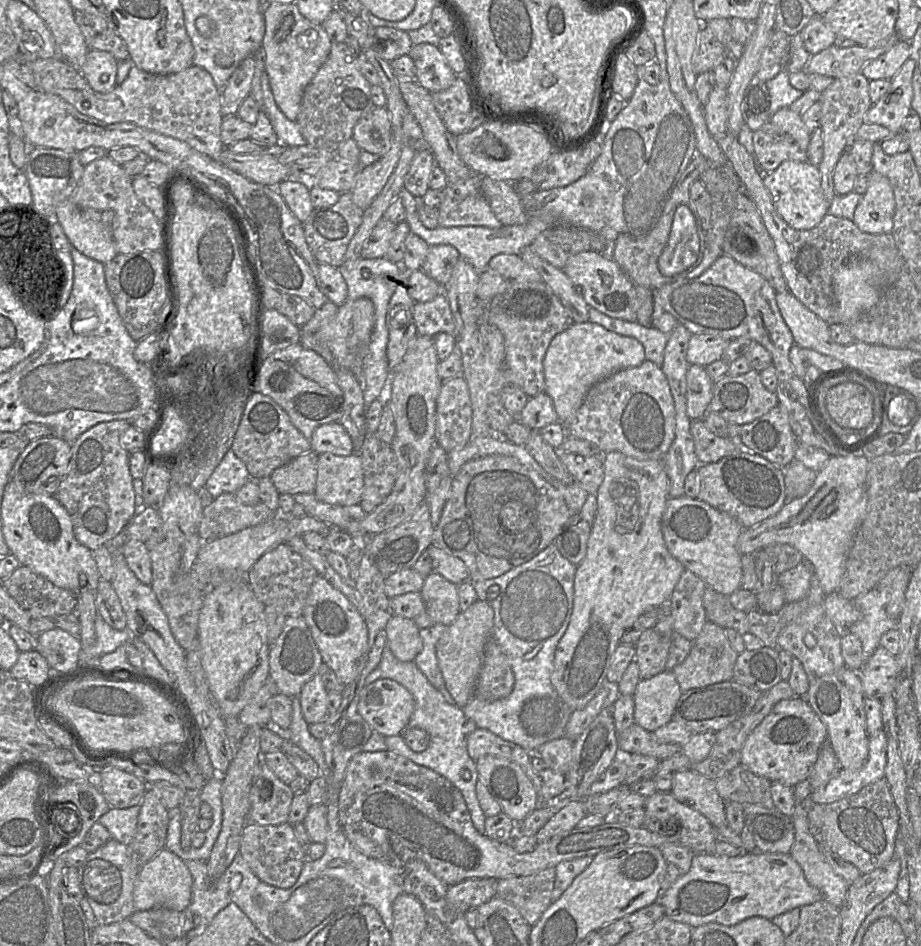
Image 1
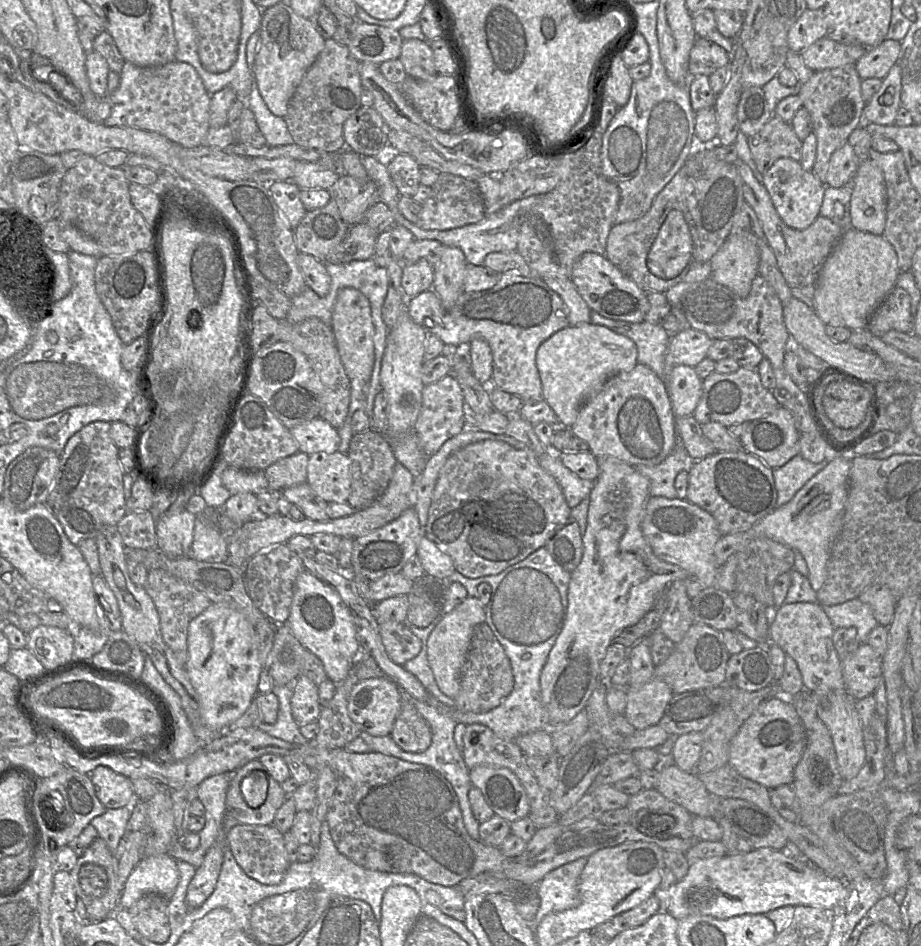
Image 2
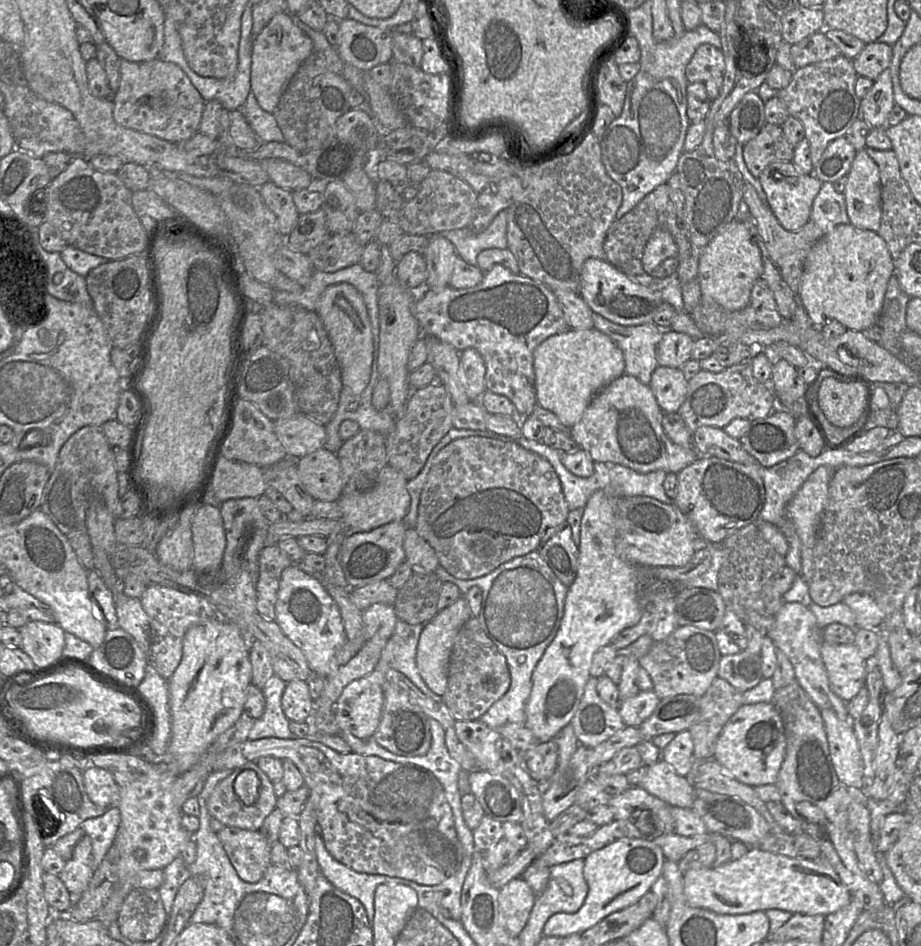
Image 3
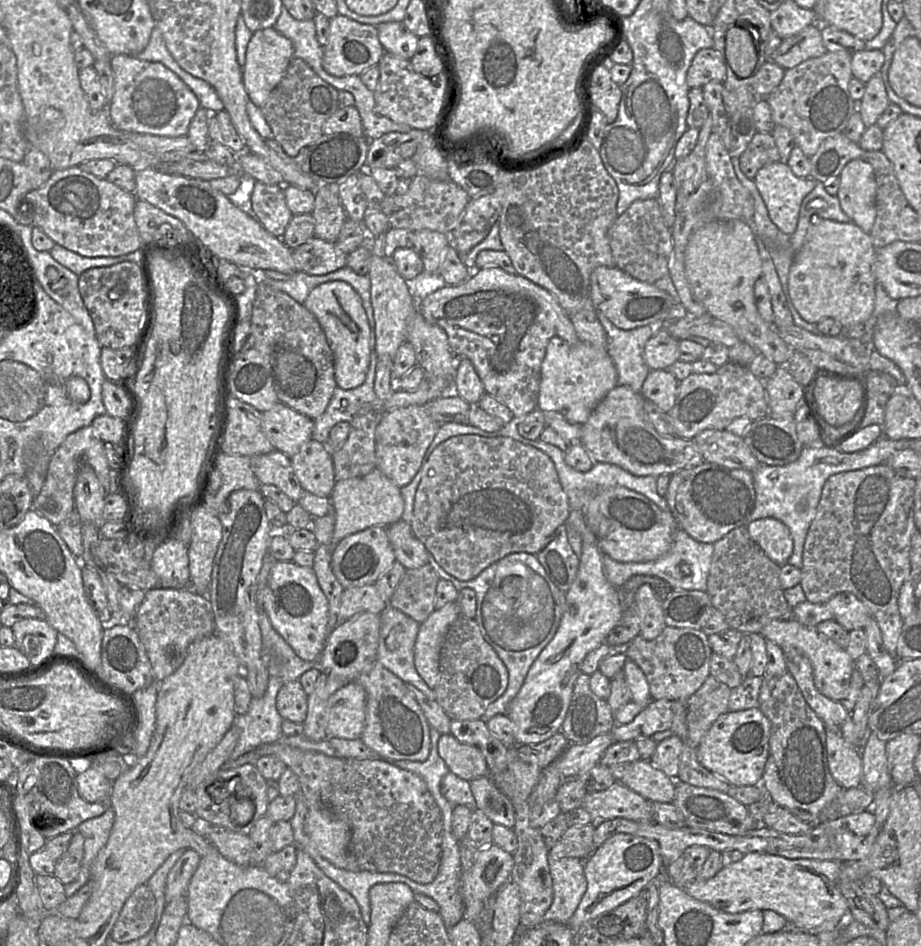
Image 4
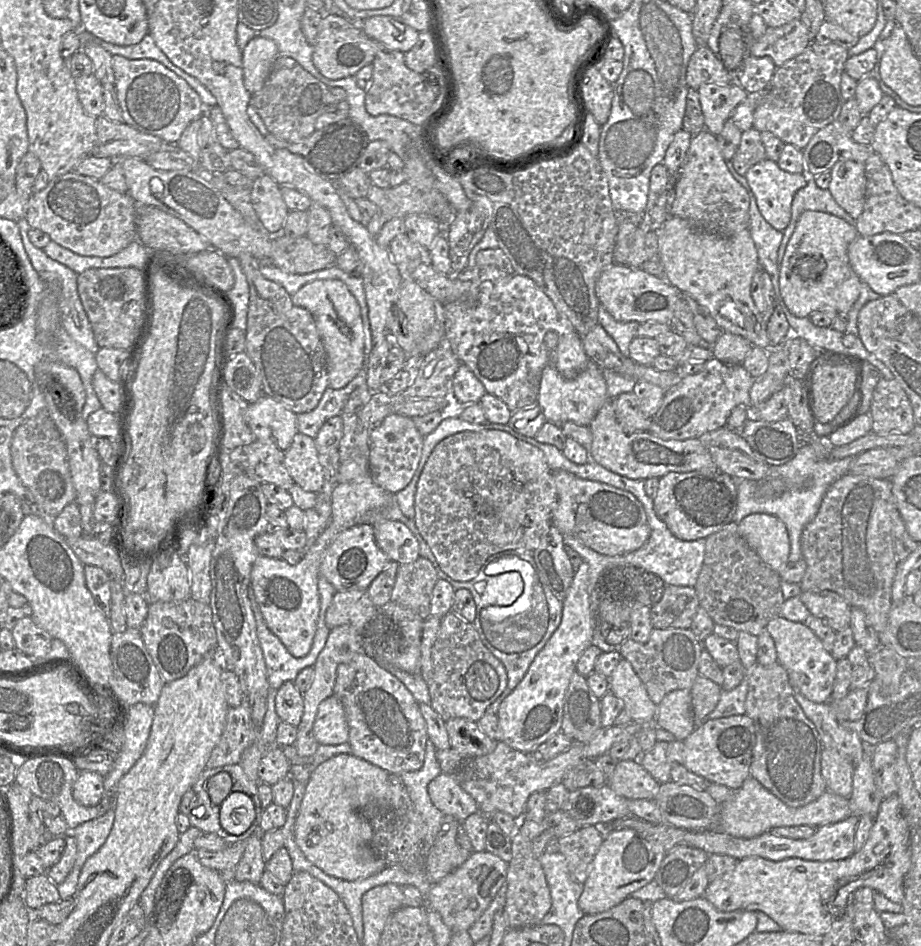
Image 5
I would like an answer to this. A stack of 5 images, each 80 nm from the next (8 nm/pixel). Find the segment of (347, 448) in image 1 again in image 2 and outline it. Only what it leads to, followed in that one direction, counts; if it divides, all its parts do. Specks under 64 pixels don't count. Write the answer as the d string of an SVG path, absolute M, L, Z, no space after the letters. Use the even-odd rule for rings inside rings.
M321 418L291 428L290 432L298 443L300 452L311 455L317 452L331 454L338 451L340 437L337 429Z

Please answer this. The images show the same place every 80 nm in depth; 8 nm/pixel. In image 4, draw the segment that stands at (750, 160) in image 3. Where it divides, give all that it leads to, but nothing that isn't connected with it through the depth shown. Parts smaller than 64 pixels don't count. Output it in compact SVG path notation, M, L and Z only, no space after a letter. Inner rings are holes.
M757 132L739 156L742 172L753 180L763 166L781 160L778 148L771 133Z

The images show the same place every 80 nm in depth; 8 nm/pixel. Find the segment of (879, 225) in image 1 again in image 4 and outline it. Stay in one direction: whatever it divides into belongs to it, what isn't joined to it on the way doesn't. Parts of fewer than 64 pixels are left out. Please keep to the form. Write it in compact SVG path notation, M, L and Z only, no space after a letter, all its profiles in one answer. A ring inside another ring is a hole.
M863 158L849 161L839 175L836 196L851 221L869 233L876 217L876 181L871 164Z

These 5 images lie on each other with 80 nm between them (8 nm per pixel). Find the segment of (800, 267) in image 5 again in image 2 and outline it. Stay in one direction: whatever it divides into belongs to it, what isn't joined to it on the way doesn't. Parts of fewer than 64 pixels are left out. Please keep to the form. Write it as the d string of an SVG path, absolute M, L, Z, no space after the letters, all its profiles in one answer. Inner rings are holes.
M850 227L819 272L813 310L826 325L865 329L871 315L896 286L900 273L897 254L883 236Z

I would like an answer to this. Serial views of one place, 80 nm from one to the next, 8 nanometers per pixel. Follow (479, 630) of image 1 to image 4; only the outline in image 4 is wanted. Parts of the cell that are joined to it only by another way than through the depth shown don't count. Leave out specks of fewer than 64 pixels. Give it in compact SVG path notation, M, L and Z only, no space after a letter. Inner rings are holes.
M451 602L433 613L420 625L414 646L417 672L434 689L440 673L440 650L450 625L461 615L457 602Z

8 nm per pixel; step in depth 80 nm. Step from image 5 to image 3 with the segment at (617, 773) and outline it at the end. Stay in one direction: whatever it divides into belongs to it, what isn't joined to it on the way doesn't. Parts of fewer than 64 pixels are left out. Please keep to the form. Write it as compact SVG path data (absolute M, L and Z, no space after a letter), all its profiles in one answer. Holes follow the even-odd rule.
M659 760L646 767L639 787L667 802L671 806L692 808L695 788L685 776L676 773L667 762Z

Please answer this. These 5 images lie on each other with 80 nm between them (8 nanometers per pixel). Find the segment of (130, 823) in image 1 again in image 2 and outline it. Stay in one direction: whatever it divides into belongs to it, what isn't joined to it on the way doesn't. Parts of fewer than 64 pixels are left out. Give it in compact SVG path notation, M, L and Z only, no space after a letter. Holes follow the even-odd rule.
M130 806L106 809L102 815L93 818L90 822L113 853L125 833L131 814Z

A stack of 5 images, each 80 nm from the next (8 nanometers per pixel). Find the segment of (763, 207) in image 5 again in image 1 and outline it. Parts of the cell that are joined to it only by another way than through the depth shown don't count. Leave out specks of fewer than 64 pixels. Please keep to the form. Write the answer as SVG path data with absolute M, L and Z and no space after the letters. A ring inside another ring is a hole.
M786 160L774 171L763 175L774 206L783 220L796 230L809 230L817 226L827 214L830 202L825 199L818 166L809 162Z

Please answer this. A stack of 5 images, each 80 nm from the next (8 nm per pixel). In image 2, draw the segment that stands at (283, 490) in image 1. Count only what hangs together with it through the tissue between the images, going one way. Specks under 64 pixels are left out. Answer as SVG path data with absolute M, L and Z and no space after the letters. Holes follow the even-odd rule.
M299 451L269 466L264 471L269 489L282 491L285 488L306 483L309 456Z

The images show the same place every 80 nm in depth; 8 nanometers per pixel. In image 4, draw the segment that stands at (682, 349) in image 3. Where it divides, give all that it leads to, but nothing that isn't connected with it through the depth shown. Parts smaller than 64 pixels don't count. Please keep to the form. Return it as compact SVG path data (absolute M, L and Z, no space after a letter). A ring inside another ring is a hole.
M657 330L647 341L643 357L650 369L667 369L679 360L679 340L664 330Z

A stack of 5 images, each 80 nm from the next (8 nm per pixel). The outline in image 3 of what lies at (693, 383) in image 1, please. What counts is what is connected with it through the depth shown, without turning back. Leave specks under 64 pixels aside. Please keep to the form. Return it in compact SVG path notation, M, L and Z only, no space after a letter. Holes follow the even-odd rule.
M658 366L648 385L660 408L664 412L676 413L686 398L688 381L678 367Z

